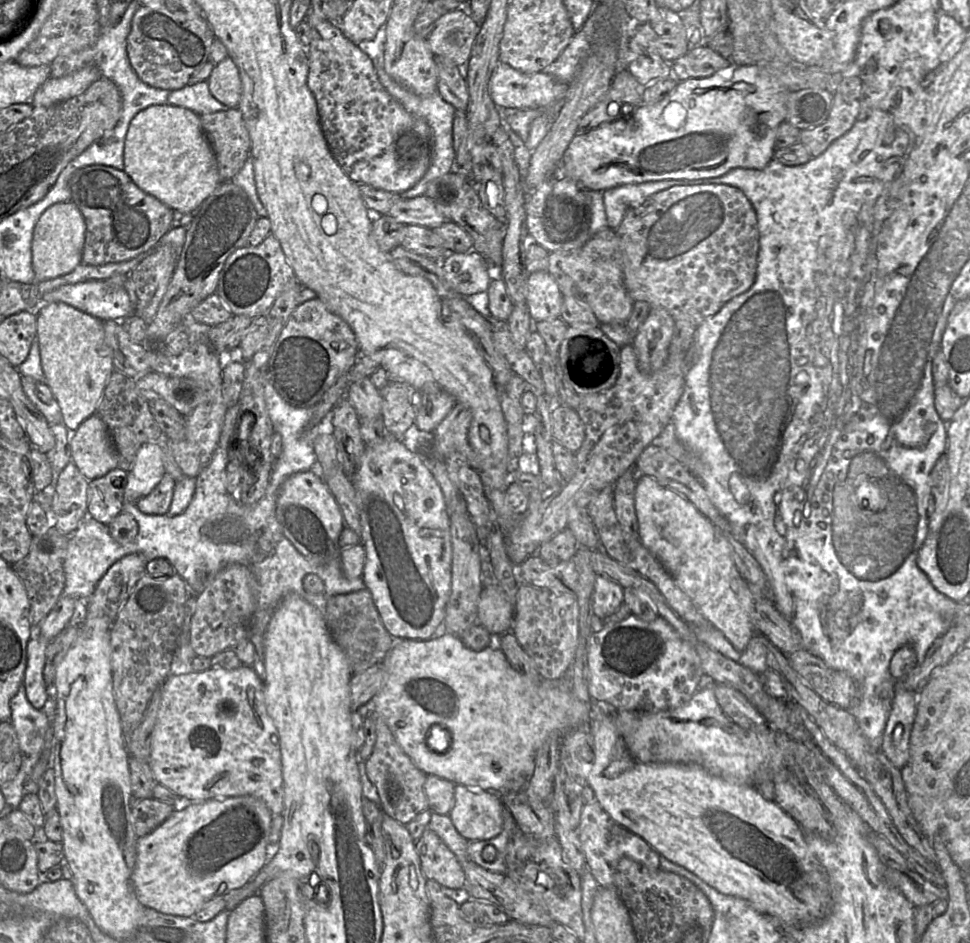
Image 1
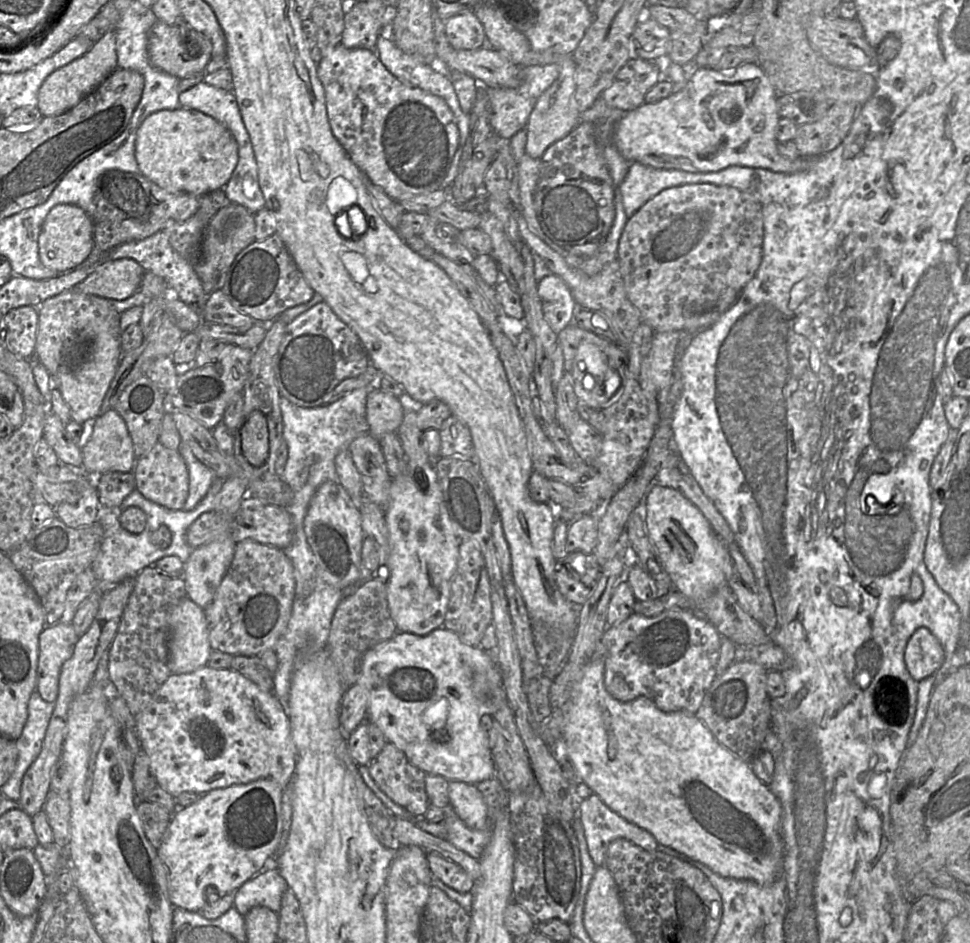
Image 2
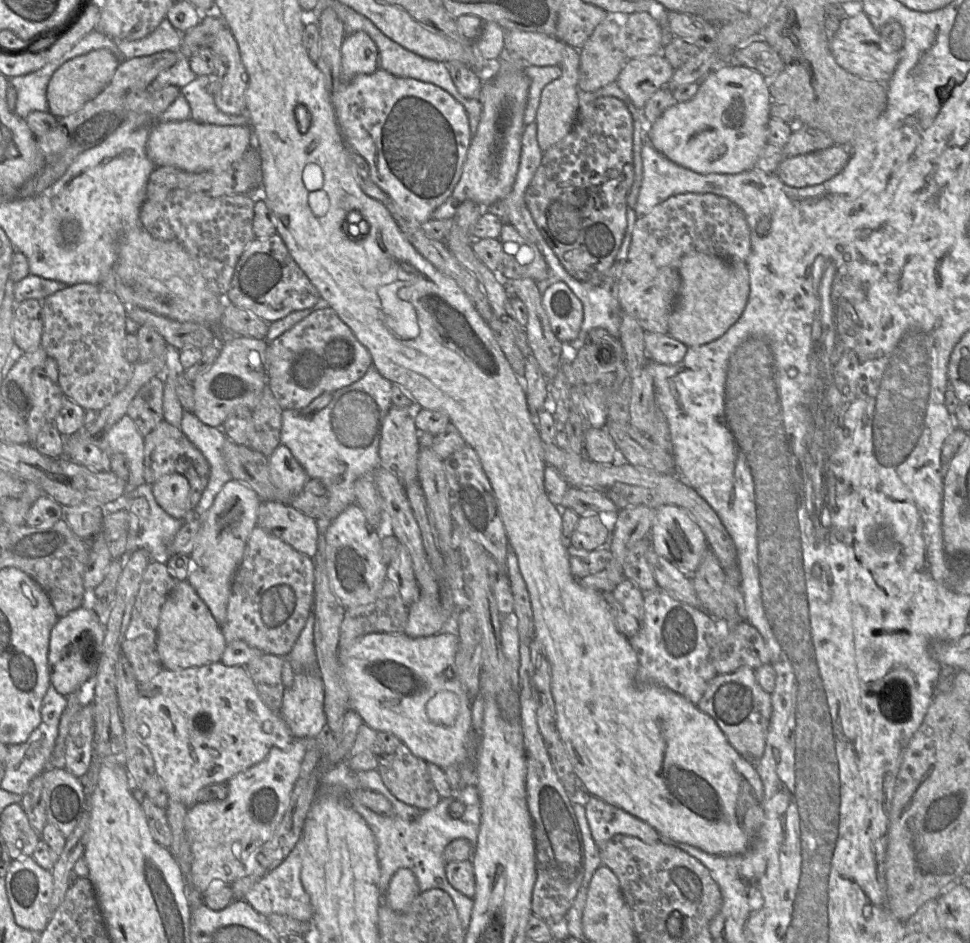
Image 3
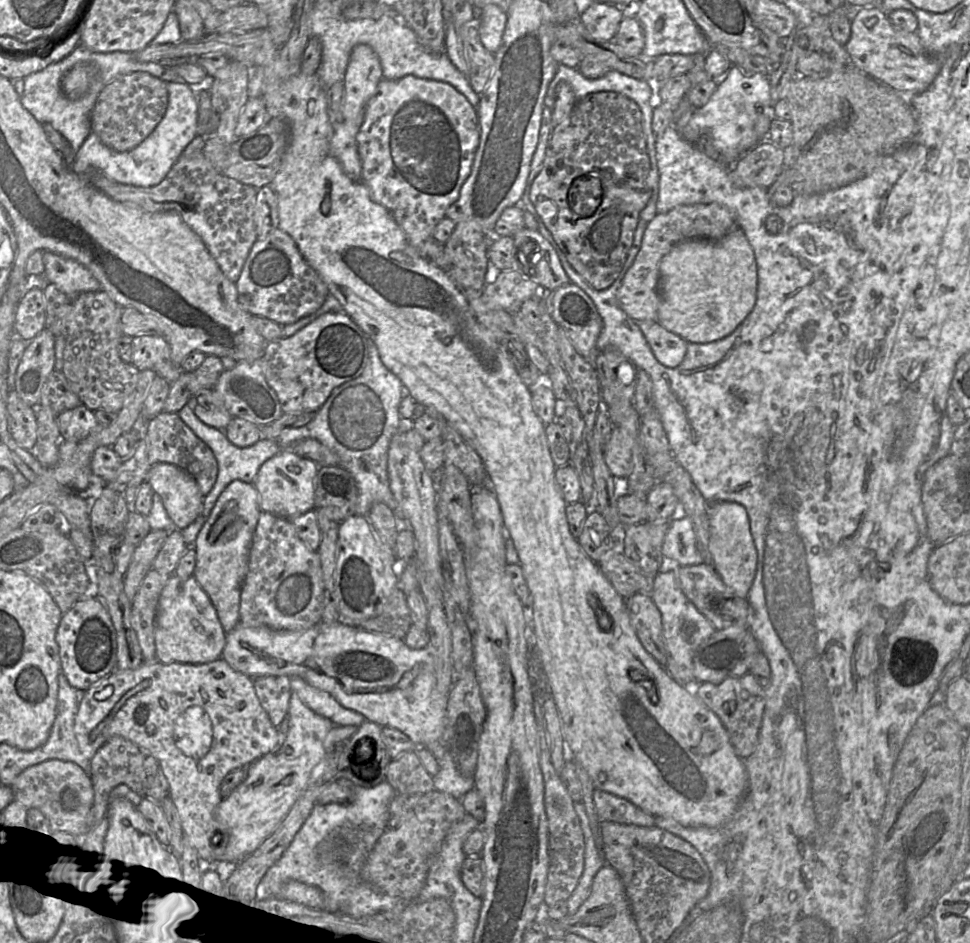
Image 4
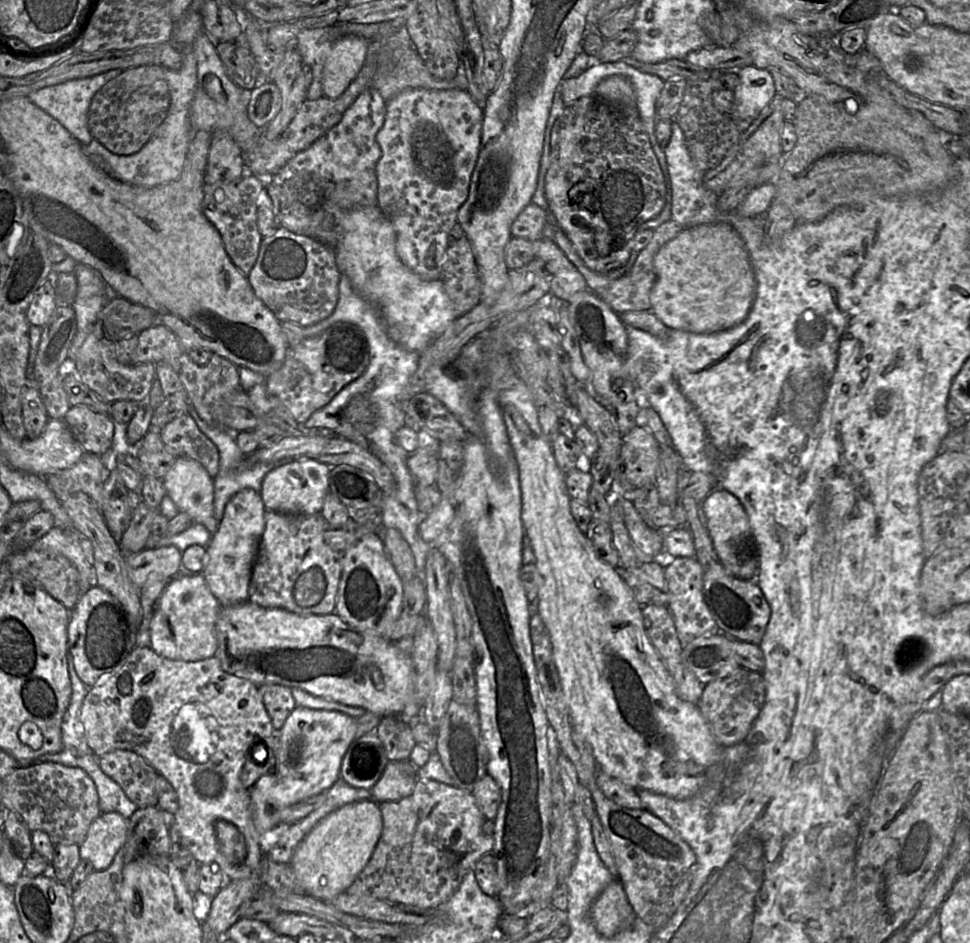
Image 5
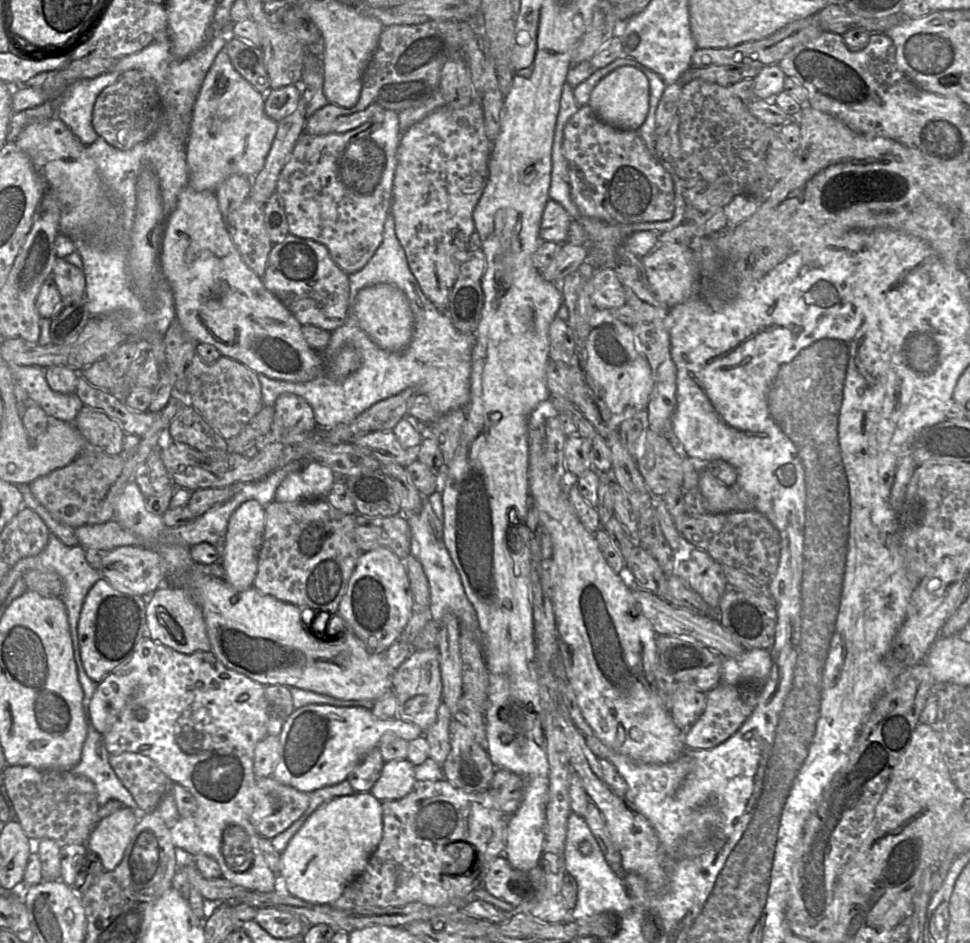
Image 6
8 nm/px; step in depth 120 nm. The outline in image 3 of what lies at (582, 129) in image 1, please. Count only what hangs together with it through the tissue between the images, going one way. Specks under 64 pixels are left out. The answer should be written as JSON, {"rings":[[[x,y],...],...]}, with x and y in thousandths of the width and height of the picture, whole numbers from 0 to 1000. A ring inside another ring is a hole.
{"rings":[[[682,57],[646,64],[635,84],[640,95],[658,116],[663,116],[670,103],[690,90],[695,72]]]}

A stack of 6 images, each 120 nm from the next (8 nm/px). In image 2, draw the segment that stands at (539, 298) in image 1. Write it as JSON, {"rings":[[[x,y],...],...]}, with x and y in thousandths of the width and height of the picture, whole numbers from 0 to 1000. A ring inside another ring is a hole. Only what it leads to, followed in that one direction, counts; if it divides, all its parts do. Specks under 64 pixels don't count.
{"rings":[[[568,291],[555,298],[554,312],[558,318],[560,335],[572,353],[589,345],[594,321],[577,294]]]}

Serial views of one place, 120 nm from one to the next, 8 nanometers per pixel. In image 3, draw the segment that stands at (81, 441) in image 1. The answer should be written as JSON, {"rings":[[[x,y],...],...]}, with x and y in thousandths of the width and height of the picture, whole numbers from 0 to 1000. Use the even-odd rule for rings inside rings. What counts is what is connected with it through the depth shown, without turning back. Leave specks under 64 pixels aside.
{"rings":[[[127,441],[104,464],[112,483],[125,480],[129,484],[134,501],[131,520],[137,520],[148,512],[148,463],[138,446]]]}

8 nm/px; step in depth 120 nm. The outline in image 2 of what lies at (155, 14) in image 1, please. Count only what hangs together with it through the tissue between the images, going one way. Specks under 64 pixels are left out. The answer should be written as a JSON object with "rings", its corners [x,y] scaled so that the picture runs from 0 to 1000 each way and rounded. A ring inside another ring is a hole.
{"rings":[[[163,21],[154,33],[152,53],[159,71],[185,84],[211,76],[220,59],[215,40],[188,21],[178,25]]]}

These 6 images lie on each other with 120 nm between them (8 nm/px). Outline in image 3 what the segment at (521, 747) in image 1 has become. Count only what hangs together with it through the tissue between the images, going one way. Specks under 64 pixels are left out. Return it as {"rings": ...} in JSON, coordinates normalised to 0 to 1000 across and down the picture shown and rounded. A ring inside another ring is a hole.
{"rings":[[[471,649],[463,654],[462,665],[456,667],[454,671],[440,676],[423,676],[416,670],[413,672],[402,671],[381,671],[367,680],[358,690],[353,690],[349,702],[352,714],[361,738],[361,751],[365,752],[381,772],[389,776],[402,776],[409,780],[413,787],[419,790],[422,795],[431,804],[440,809],[446,809],[456,814],[463,812],[474,812],[481,804],[482,790],[486,786],[487,775],[487,754],[486,742],[478,732],[474,722],[469,697],[472,688],[471,670]]]}

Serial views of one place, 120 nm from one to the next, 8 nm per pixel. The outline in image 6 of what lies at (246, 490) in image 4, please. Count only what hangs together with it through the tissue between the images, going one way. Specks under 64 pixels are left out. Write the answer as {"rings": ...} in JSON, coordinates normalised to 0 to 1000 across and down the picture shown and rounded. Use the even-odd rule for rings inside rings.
{"rings":[[[264,530],[248,534],[238,546],[232,575],[227,584],[227,596],[232,604],[232,616],[241,624],[253,626],[260,621],[265,603],[273,559],[273,539]]]}

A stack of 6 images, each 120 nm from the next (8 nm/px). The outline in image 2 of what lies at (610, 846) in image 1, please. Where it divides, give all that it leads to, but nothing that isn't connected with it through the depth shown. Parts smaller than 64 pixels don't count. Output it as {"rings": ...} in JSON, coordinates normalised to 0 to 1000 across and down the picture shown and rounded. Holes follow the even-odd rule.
{"rings":[[[614,842],[601,848],[597,860],[607,906],[615,919],[624,917],[627,898],[635,890],[646,890],[668,903],[678,902],[672,884],[634,862]]]}

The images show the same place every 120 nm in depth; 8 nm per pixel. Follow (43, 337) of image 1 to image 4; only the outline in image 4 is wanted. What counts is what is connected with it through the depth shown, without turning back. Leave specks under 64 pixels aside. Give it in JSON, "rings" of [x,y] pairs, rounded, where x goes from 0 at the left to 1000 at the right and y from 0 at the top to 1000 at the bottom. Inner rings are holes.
{"rings":[[[51,300],[44,310],[47,322],[46,348],[57,356],[57,359],[67,357],[64,394],[74,415],[93,435],[122,437],[139,414],[144,397],[139,387],[129,385],[123,378],[122,364],[127,356],[124,344],[126,324],[118,320],[107,308],[86,310],[78,315],[72,315],[56,300]]]}

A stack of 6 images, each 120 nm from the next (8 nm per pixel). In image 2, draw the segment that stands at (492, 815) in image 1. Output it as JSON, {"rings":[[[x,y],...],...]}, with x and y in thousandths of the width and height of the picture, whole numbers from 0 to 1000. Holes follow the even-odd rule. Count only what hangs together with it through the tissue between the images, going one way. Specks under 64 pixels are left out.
{"rings":[[[463,829],[463,849],[472,866],[488,880],[504,877],[503,858],[491,832]]]}

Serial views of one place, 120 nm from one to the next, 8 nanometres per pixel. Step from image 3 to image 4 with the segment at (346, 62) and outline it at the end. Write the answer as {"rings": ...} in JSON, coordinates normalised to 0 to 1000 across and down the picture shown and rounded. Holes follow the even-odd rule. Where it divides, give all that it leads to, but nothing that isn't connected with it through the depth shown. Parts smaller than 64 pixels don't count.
{"rings":[[[378,47],[367,48],[361,58],[354,84],[353,128],[343,136],[340,162],[354,181],[365,192],[373,191],[373,172],[369,162],[368,142],[375,127],[376,113],[394,85],[394,71],[388,55]]]}

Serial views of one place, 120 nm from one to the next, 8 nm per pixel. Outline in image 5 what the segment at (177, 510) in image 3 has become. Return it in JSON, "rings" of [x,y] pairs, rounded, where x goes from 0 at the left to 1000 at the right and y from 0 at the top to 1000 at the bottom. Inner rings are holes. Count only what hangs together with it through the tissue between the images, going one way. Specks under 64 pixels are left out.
{"rings":[[[184,486],[168,507],[172,525],[186,543],[193,544],[199,555],[209,556],[216,565],[225,560],[221,548],[221,512],[211,495],[196,486]]]}

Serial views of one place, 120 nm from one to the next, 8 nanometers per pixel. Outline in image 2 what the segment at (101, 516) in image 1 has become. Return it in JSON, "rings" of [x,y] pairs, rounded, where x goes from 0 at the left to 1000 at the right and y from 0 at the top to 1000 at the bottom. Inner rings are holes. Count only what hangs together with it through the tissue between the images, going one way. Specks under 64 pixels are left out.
{"rings":[[[110,501],[95,510],[95,514],[100,519],[104,537],[124,538],[128,529],[139,520],[140,509],[134,501]]]}

